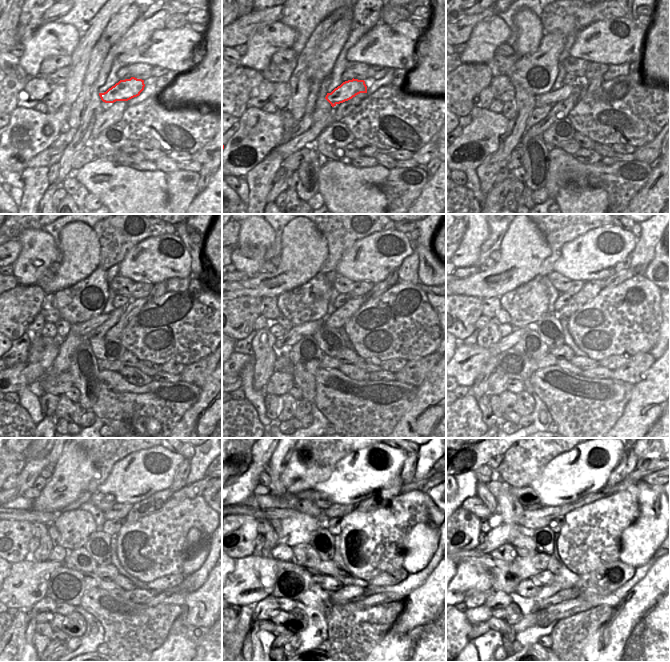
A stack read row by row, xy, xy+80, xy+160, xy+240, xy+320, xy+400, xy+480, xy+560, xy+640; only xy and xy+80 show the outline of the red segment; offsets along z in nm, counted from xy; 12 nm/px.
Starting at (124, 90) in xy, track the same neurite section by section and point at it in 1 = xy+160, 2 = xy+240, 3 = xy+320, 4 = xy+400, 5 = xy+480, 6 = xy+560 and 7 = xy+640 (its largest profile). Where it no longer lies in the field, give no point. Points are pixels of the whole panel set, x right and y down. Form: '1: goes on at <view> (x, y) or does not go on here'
1: goes on at xy+160 (551, 97)
2: goes on at xy+240 (82, 329)
3: goes on at xy+320 (294, 335)
4: goes on at xy+400 (466, 364)
5: goes on at xy+480 (27, 583)
6: goes on at xy+560 (252, 580)
7: goes on at xy+640 (469, 578)

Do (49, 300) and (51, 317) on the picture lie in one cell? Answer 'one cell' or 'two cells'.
one cell

